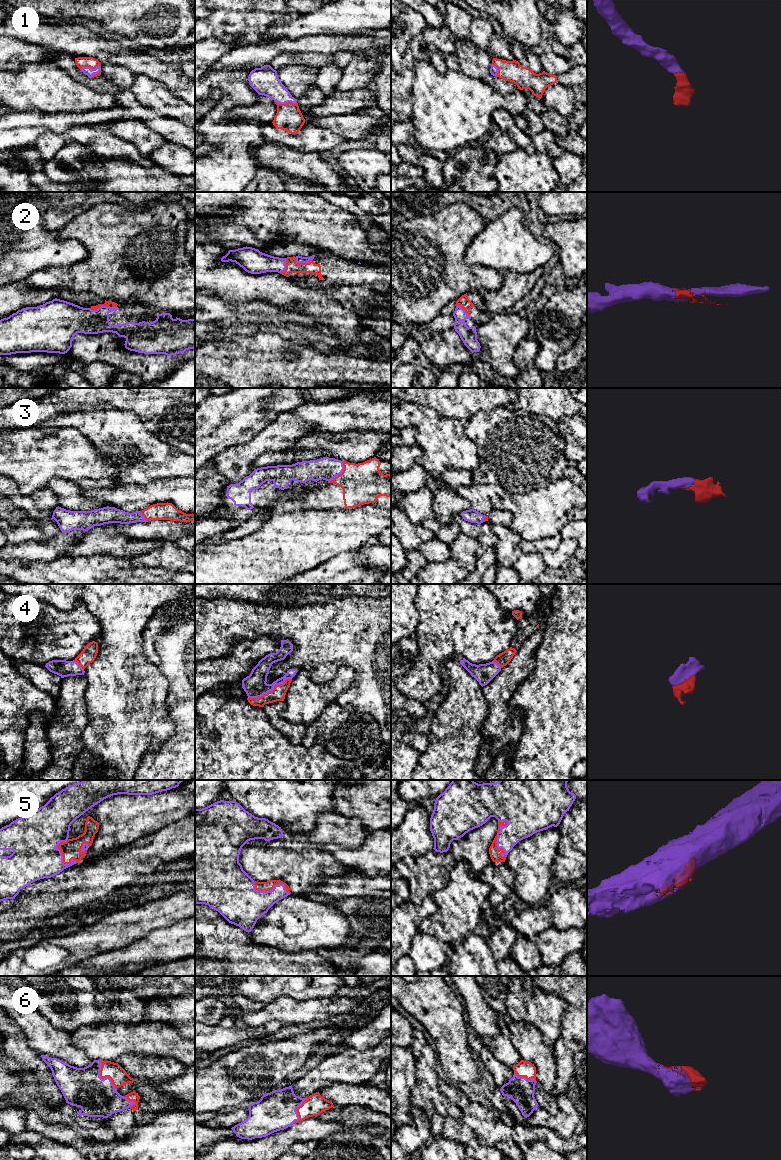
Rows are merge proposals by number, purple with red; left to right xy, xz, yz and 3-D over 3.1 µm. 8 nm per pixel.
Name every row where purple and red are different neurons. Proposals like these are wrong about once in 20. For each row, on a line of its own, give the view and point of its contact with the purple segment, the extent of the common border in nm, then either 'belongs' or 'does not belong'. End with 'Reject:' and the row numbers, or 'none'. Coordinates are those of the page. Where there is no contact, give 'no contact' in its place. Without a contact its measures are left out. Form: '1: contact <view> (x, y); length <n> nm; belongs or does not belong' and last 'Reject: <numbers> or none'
1: contact xz (285, 102); length 190 nm; belongs
2: contact xz (303, 262); length 140 nm; belongs
3: contact xz (340, 473); length 200 nm; belongs
4: contact xz (269, 691); length 380 nm; belongs
5: contact xz (271, 890); length 320 nm; belongs
6: contact xy (101, 1078); length 280 nm; belongs
Reject: none

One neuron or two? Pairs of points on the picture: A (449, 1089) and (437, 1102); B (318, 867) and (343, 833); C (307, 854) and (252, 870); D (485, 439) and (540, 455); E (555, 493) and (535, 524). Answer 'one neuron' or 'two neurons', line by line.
A: two neurons
B: one neuron
C: one neuron
D: one neuron
E: one neuron

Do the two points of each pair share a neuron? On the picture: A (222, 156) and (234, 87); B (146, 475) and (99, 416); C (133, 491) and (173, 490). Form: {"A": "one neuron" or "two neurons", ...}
{"A": "one neuron", "B": "one neuron", "C": "one neuron"}

